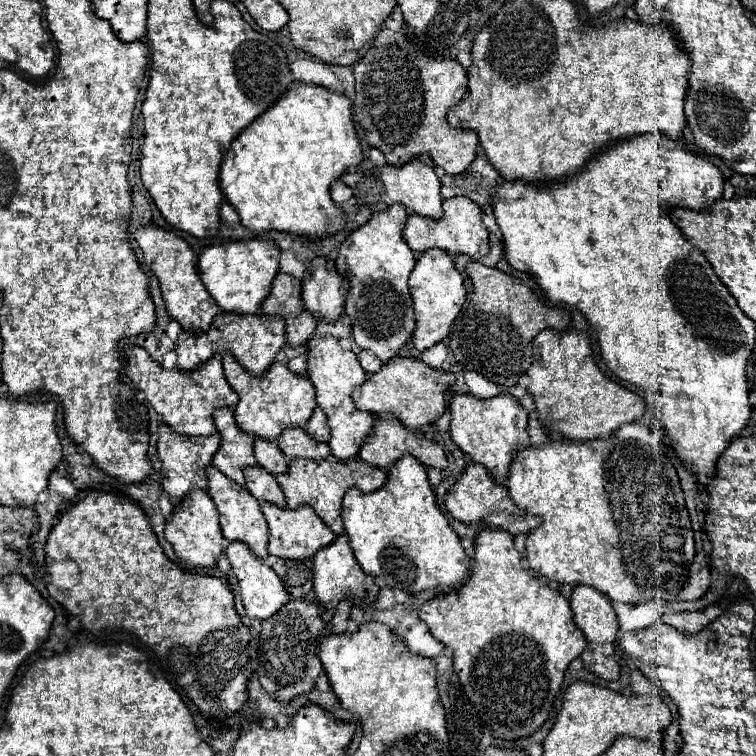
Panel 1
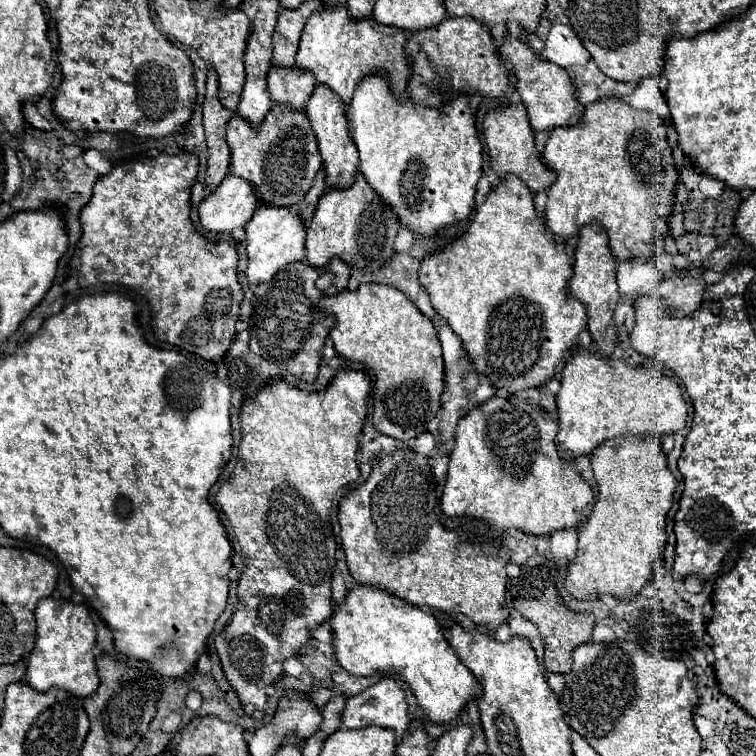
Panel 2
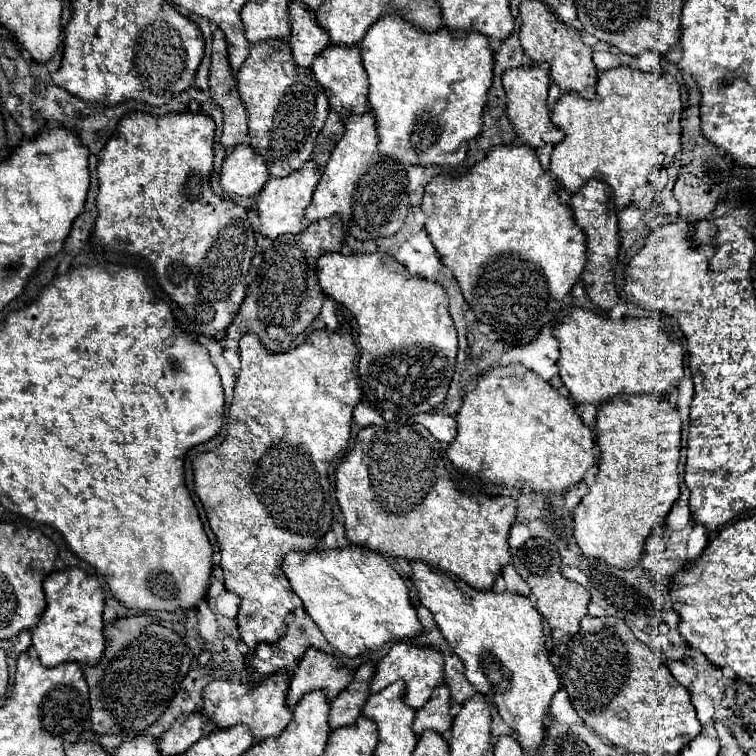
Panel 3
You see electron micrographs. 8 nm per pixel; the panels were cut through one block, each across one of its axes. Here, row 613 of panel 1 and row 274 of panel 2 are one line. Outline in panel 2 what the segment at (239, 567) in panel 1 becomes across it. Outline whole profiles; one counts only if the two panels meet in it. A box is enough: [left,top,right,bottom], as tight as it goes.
[246,204,306,284]

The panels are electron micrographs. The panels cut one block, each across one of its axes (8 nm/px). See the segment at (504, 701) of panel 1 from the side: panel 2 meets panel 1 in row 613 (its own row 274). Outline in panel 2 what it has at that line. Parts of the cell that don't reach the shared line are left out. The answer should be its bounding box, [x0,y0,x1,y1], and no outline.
[420,174,586,394]

